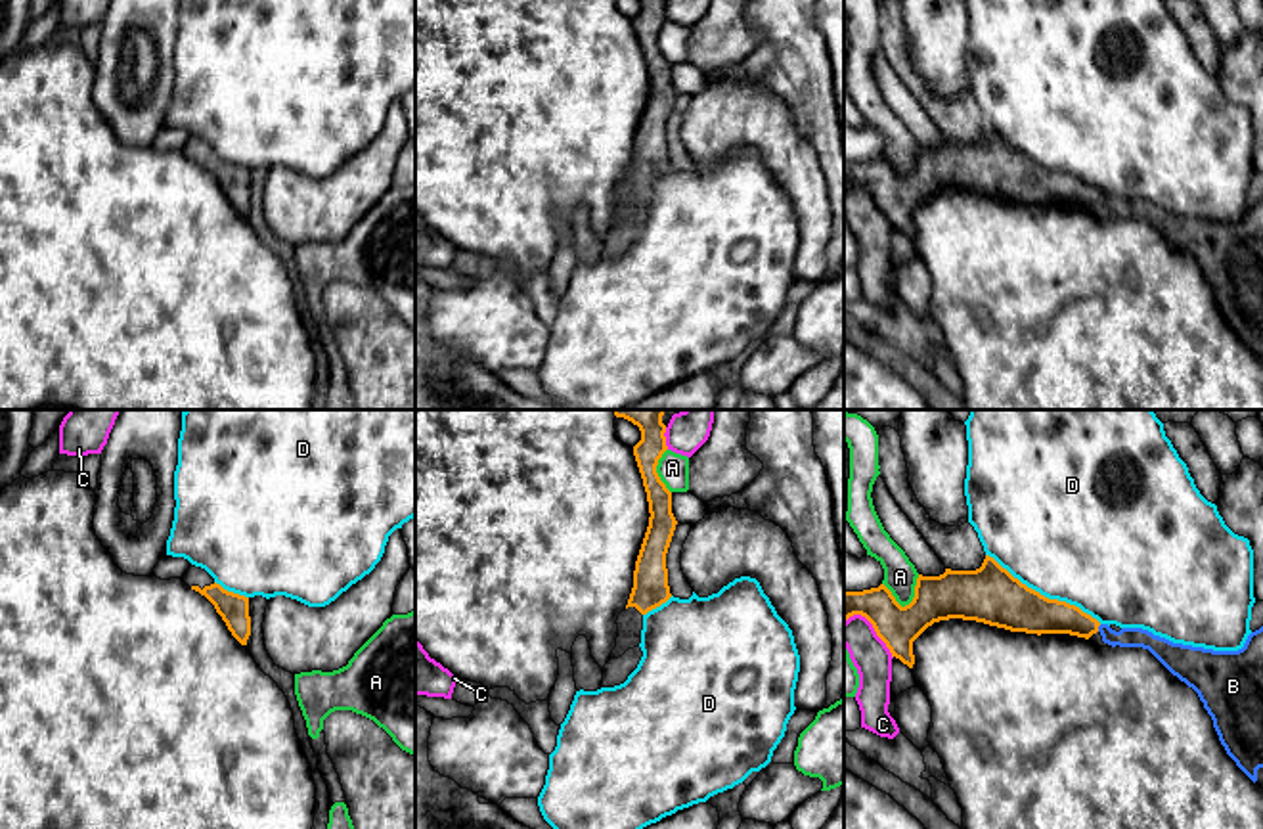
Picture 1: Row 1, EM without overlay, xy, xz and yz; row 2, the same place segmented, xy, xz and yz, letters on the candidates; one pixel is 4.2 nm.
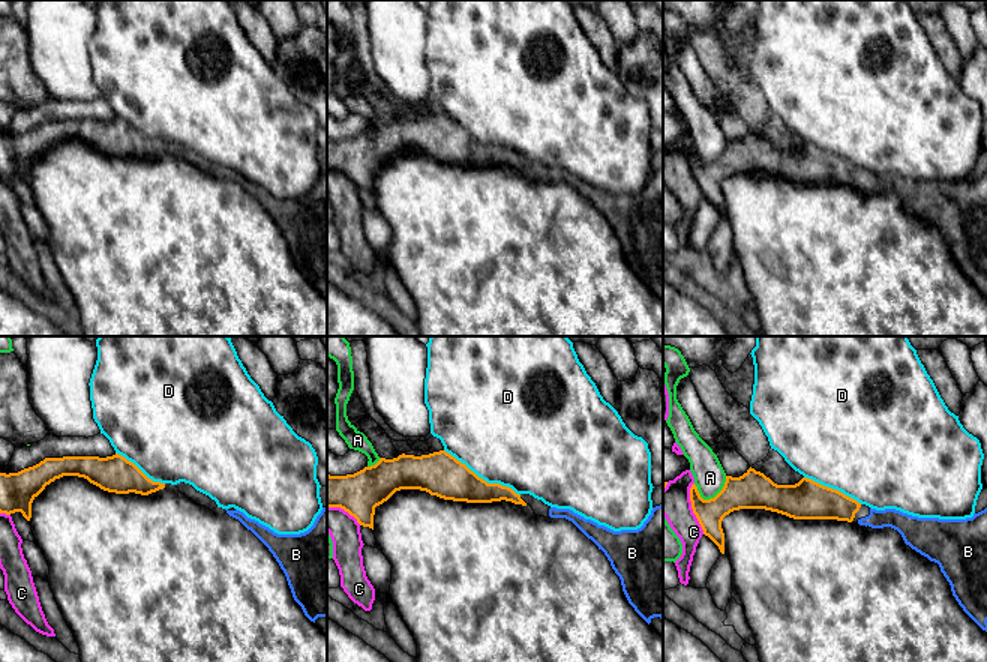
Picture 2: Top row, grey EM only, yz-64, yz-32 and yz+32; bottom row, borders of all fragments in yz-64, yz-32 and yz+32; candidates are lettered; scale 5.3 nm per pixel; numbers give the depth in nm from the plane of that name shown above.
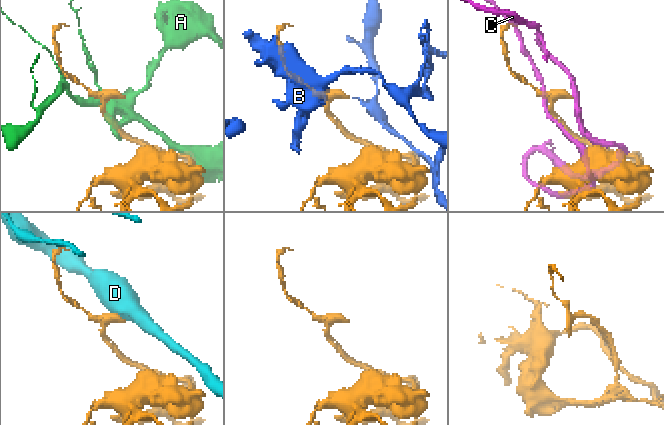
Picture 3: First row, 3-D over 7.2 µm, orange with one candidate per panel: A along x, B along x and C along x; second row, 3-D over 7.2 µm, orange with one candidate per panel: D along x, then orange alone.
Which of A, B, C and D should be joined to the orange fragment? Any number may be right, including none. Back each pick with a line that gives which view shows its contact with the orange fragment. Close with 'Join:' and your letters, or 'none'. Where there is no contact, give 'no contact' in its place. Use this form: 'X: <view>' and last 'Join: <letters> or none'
B: yz
Join: B

